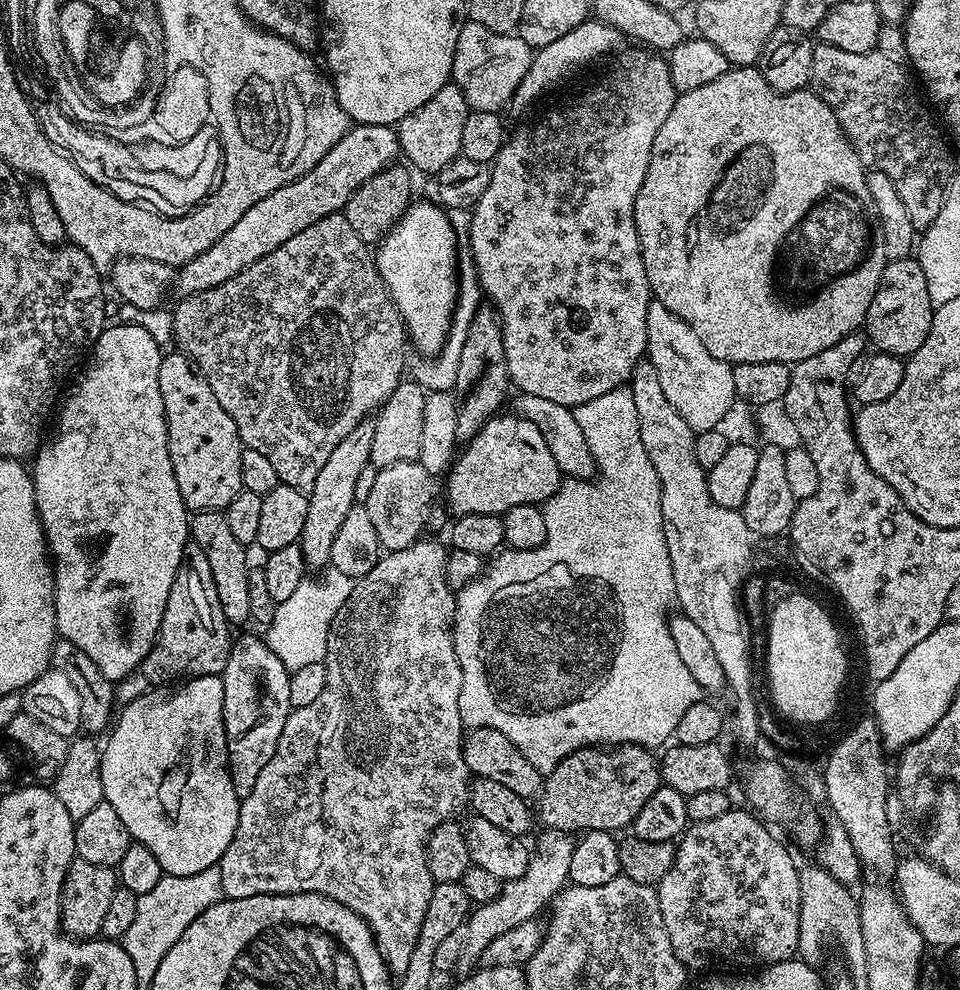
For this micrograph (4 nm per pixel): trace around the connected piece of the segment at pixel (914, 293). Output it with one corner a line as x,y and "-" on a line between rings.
919,259
889,260
882,270
874,302
870,302
863,331
868,332
872,339
873,349
888,352
891,356
907,358
914,354
914,350
918,350
918,346
922,346
922,342
926,342
926,334
930,334
933,311
930,290
926,290
926,274
922,274

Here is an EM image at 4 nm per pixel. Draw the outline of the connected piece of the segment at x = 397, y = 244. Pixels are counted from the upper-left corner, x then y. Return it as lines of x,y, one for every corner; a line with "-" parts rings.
417,199
409,203
388,235
379,241
374,252
376,269
384,283
384,289
390,294
394,306
404,323
407,339
425,356
433,356
440,352
441,346
448,336
452,325
452,311
456,309
456,293
458,291
458,235
452,228
449,213
439,203
431,204
428,200

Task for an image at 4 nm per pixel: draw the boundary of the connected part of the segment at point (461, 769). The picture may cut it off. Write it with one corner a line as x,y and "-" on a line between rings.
421,538
397,552
381,555
378,566
370,574
359,577
350,590
350,598
338,610
330,626
328,645
323,666
326,670
326,686
322,694
310,702
310,706
293,708
282,726
282,738
274,750
274,758
262,766
254,790
240,802
240,813
230,846
222,854
219,870
222,874
222,890
229,900
254,898
258,894
302,894
313,892
337,900
342,906
354,910
367,922
372,937
388,964
389,973
400,974
409,965
410,954
418,942
422,920
426,915
434,881
428,865
428,836
438,825
453,819
456,808
468,804
470,773
464,757
466,725
460,716
458,694
462,694
462,666
458,666
458,654
454,650
452,623
456,613
456,592
446,582
444,563
449,549
436,540

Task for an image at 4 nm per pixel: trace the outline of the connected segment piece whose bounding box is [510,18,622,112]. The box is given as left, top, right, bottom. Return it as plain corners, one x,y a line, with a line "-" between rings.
589,18
574,30
570,30
570,34
562,34
562,38
550,42
550,46
535,49
532,53
530,70
526,70
526,78
522,78
522,82
518,82
518,90
514,90
512,95
511,111
522,111
527,104
534,103
543,92
548,92
555,84
562,83
575,68
580,68
583,64
598,59
603,52
610,51
609,53
611,53
617,47
615,44
621,40
621,34
615,29
606,26
600,20

